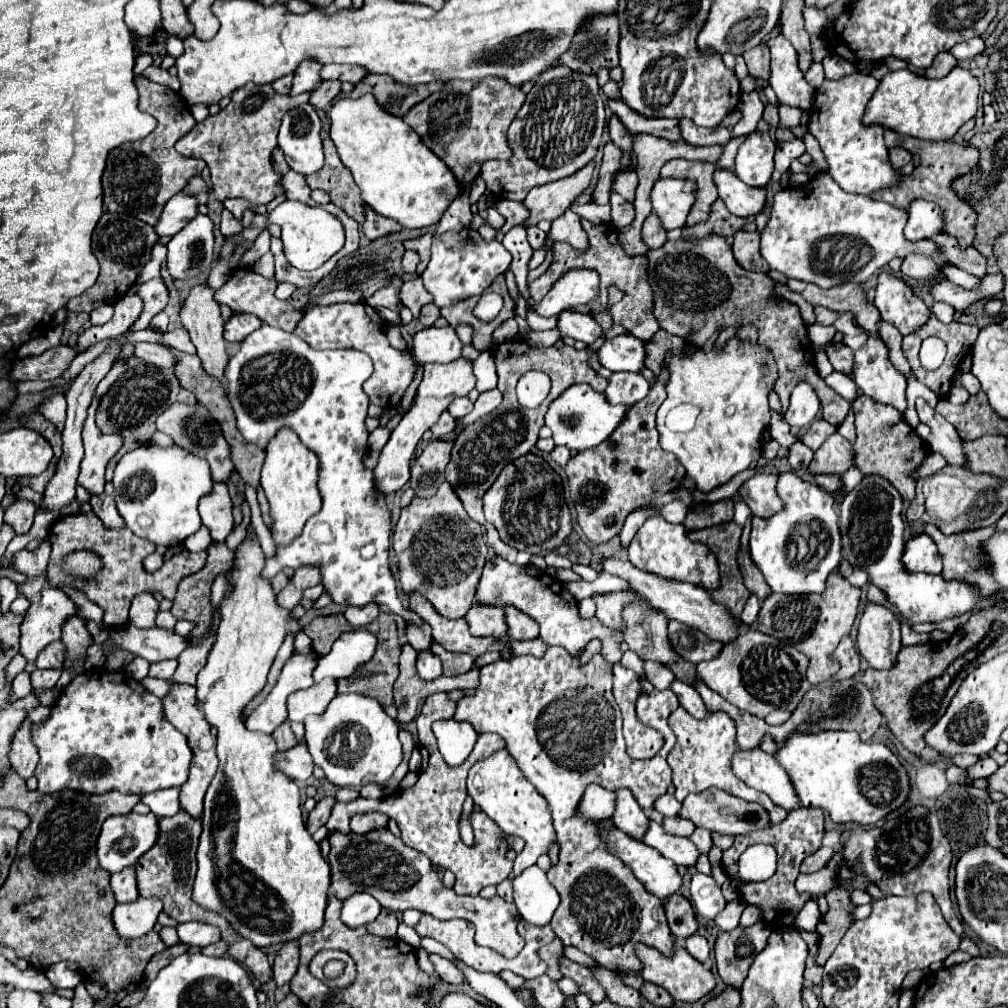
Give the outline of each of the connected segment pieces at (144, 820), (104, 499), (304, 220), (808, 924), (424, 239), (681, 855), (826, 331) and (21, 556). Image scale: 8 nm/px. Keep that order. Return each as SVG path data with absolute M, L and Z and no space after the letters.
M127 813L127 815L115 815L105 819L99 839L97 839L97 859L99 867L107 873L117 873L123 871L129 865L135 865L137 859L153 847L157 839L157 817L153 813L149 815L137 815L137 813Z
M91 495L91 507L93 511L101 517L101 521L107 525L107 527L123 527L123 519L121 515L117 513L117 507L115 507L115 501L113 497L109 495Z
M283 201L275 211L269 213L271 223L281 225L281 241L283 241L283 251L287 261L297 267L297 269L317 269L321 267L327 259L331 259L345 243L345 233L343 225L339 219L335 219L331 213L327 213L321 207L311 207L301 201Z
M807 901L805 907L799 911L799 917L797 917L797 925L805 931L815 931L817 923L821 919L821 913L819 913L819 907L815 901Z
M425 233L417 239L407 239L407 241L403 241L403 245L405 245L405 249L413 249L413 251L419 253L421 261L417 265L417 273L421 275L423 267L427 267L429 259L431 259L431 233Z
M649 821L649 829L643 835L643 843L655 847L661 855L675 861L679 867L695 865L699 851L687 837L675 837L663 831L663 827L655 821Z
M813 324L807 327L807 335L813 346L821 346L832 341L837 330L833 326Z
M45 541L35 551L19 551L11 557L11 569L27 577L25 583L17 585L17 593L25 595L29 603L39 599L39 591L45 587L47 569L51 561L51 545Z

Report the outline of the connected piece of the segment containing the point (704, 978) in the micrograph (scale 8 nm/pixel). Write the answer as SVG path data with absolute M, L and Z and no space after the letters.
M673 937L673 953L671 955L661 955L661 951L657 951L655 947L643 945L643 943L635 945L635 955L641 959L641 965L643 965L639 971L643 981L649 981L649 983L655 983L655 985L667 989L675 1001L693 1003L693 1001L701 999L703 995L707 995L715 987L713 973L697 959L691 959L691 955L677 943L675 937Z

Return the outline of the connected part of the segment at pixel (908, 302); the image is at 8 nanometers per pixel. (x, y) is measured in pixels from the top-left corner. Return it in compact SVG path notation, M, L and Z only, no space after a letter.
M885 271L877 277L875 307L885 321L893 323L901 331L901 335L917 331L929 317L925 301L915 295L903 279Z

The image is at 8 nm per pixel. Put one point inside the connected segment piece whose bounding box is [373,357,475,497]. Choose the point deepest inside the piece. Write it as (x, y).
(441, 384)

